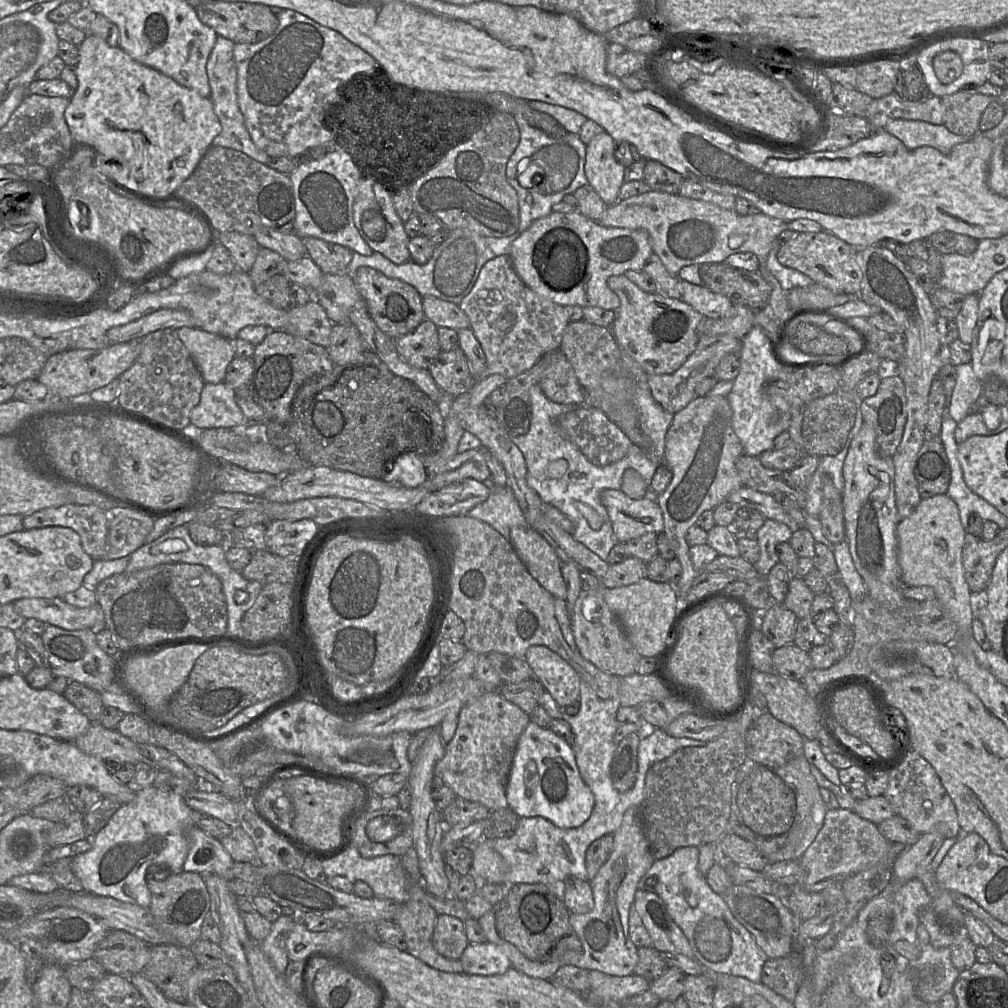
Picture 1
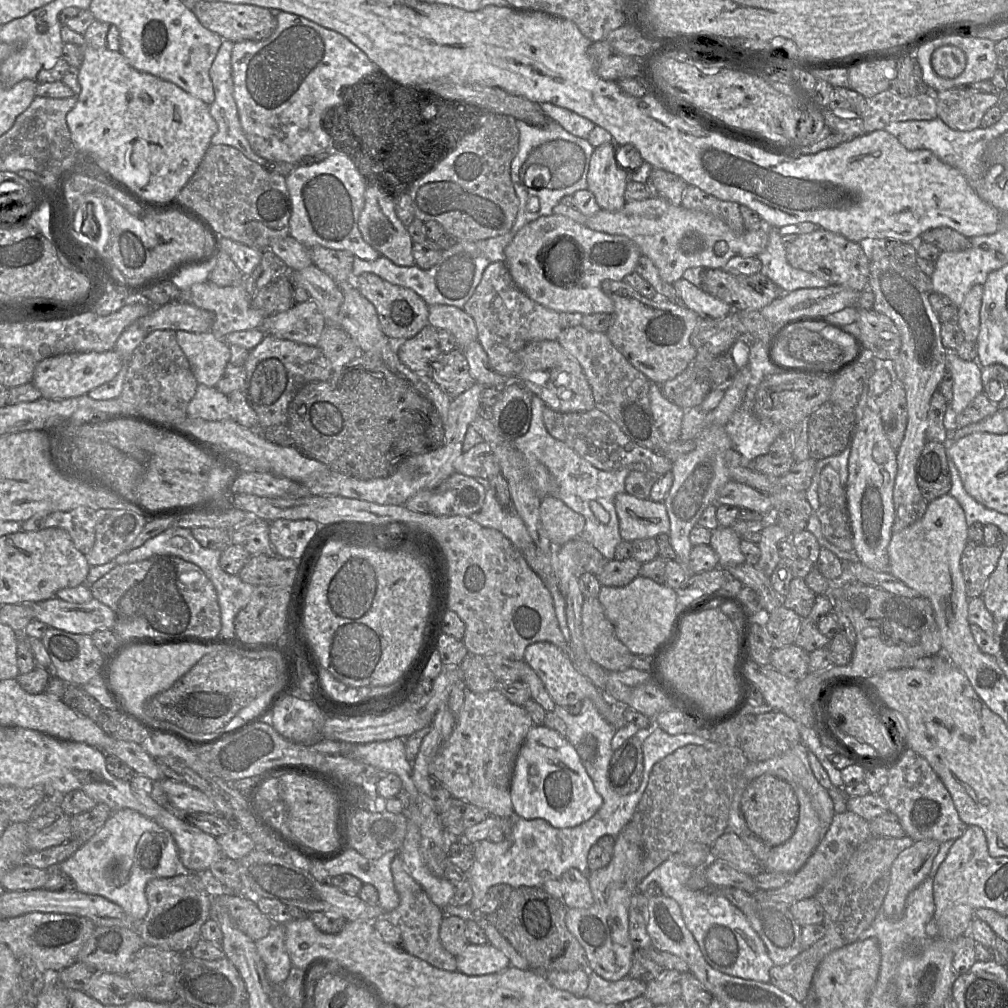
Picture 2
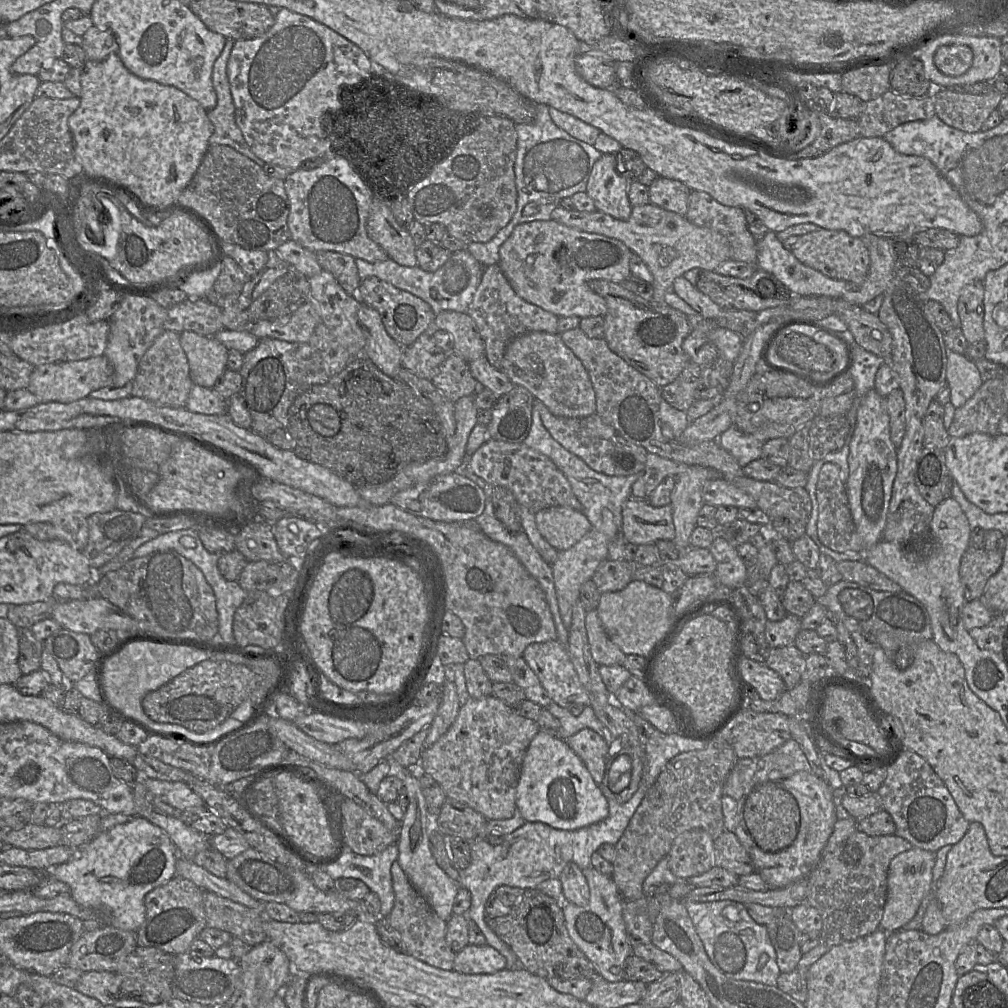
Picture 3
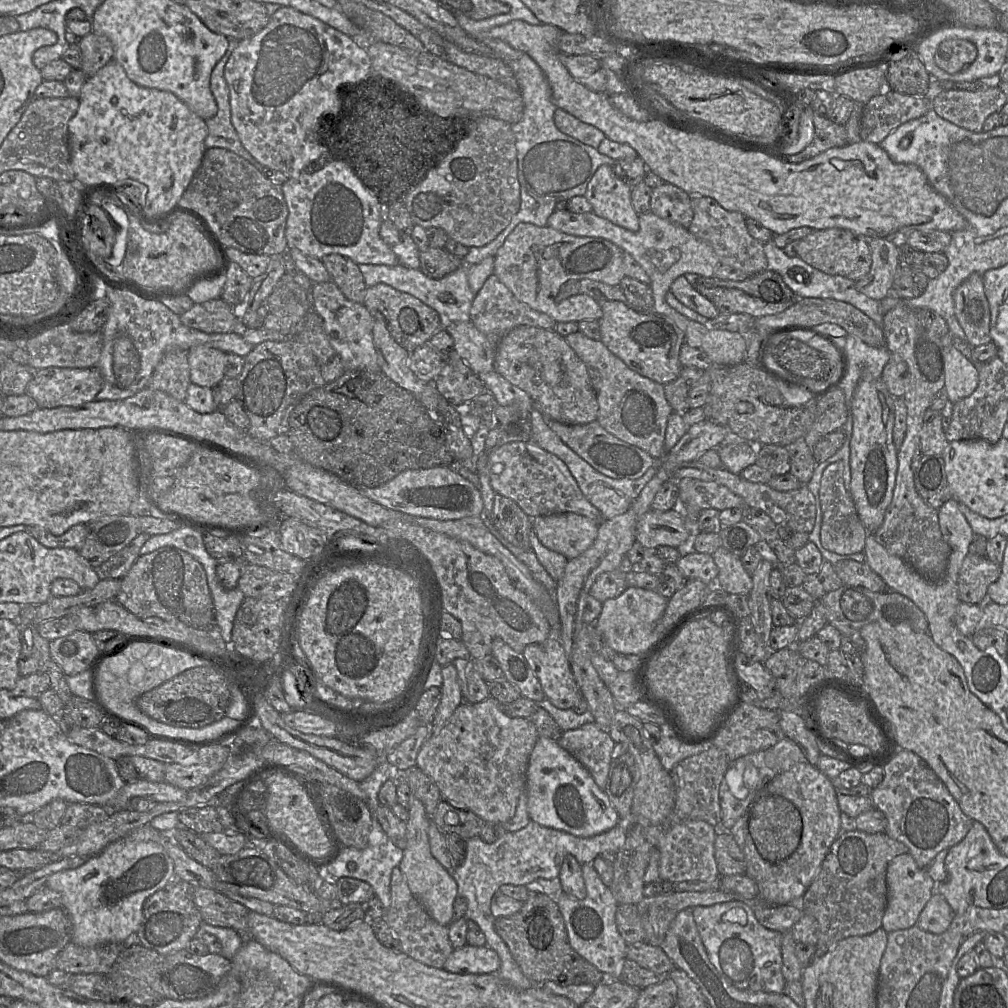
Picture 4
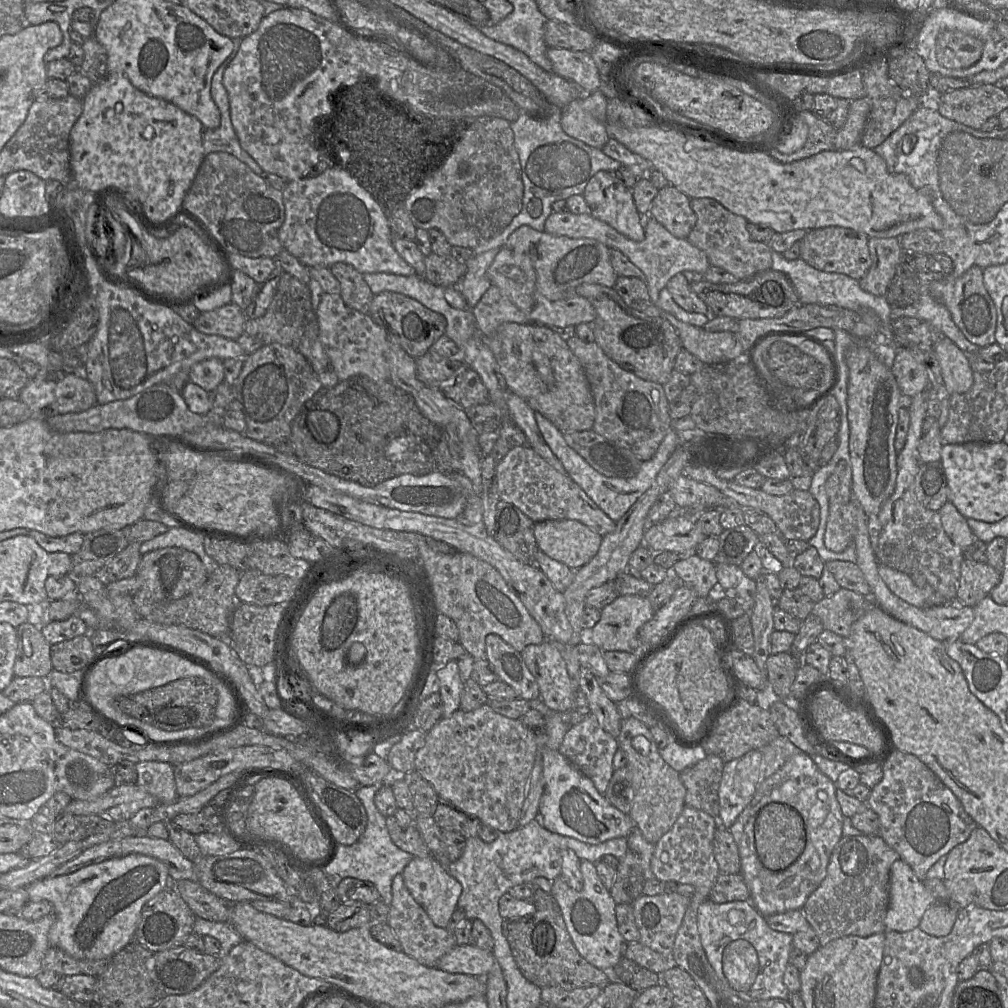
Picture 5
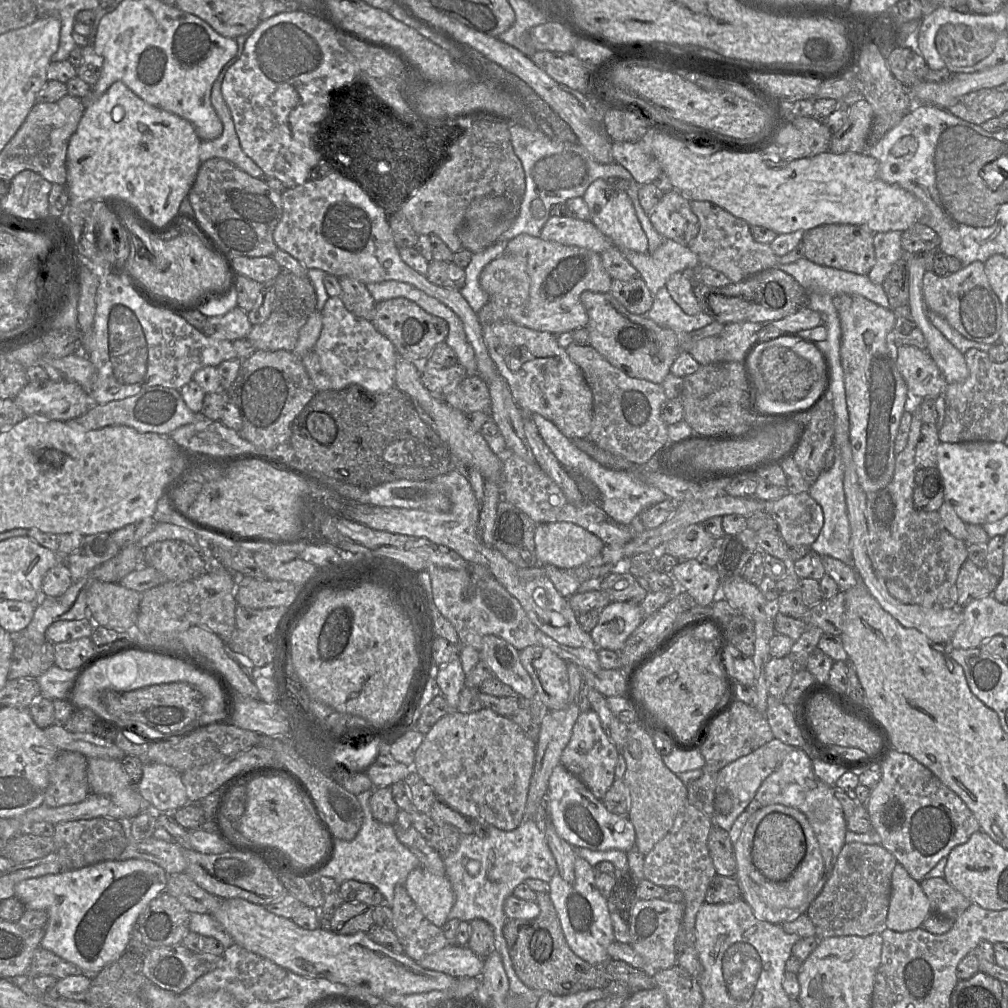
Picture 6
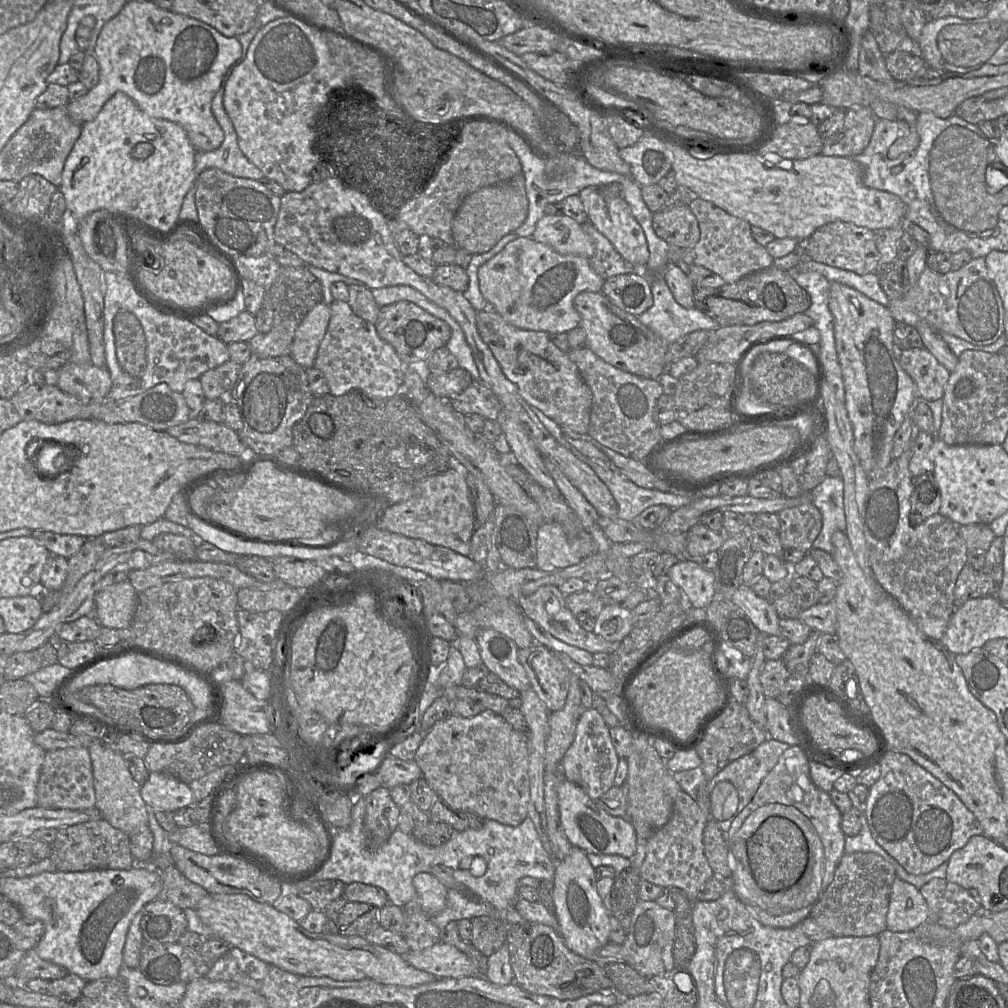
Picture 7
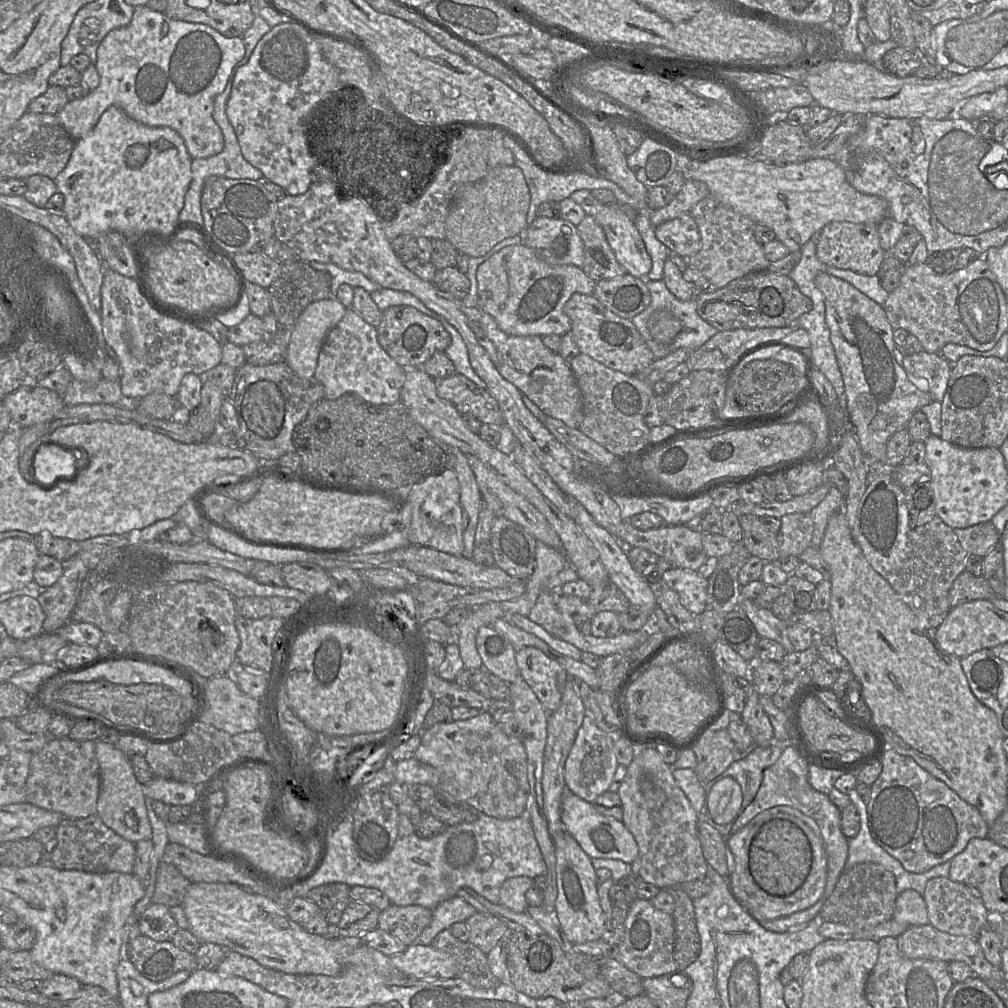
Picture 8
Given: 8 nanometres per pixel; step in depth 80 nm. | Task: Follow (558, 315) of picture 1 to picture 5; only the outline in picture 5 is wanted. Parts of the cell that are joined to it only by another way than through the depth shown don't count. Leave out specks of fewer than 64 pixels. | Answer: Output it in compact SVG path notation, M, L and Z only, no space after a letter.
M491 285L479 302L471 309L477 332L484 338L493 335L505 323L531 323L529 318L501 291Z

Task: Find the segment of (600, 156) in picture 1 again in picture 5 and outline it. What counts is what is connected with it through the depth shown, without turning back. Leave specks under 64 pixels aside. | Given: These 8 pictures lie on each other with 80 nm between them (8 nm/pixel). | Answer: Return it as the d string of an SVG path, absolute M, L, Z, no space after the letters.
M598 171L587 183L584 200L590 208L590 215L601 220L625 237L640 242L645 237L644 228L641 225L641 214L634 204L632 190L626 187L619 179L607 171Z

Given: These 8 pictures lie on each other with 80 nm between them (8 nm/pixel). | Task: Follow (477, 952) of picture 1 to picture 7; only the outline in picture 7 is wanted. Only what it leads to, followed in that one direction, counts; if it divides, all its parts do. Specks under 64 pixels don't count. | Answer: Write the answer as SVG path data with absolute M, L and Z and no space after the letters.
M439 941L421 951L409 951L405 960L412 967L438 978L462 978L475 975L472 961L455 946Z

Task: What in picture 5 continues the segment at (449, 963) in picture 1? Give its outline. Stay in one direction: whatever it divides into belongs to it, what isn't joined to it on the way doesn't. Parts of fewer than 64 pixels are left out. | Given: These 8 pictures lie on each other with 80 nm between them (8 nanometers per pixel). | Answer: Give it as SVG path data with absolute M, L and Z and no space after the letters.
M397 874L392 881L388 925L400 941L402 952L427 967L436 967L437 961L457 945L453 933L436 926L422 906L415 901L404 883L402 874Z

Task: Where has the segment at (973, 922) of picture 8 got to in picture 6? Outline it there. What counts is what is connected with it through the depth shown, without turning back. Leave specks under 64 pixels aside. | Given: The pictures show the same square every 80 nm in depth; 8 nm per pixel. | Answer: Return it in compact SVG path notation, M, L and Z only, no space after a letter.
M928 878L921 883L931 911L955 921L972 903L949 885L944 878Z

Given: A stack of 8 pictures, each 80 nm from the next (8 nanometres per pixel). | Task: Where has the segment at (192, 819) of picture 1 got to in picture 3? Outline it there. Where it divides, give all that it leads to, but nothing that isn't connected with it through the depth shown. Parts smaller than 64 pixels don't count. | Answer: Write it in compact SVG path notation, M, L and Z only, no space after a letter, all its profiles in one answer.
M132 817L126 823L117 824L104 832L98 832L98 834L89 843L87 843L81 849L76 850L75 856L73 856L69 861L54 867L53 869L50 870L50 872L56 879L69 885L71 897L79 905L95 910L107 911L109 916L108 925L114 926L121 930L136 932L146 919L146 906L144 900L146 894L153 890L154 888L166 884L176 876L177 858L178 850L176 849L174 843L164 830L152 824L143 817Z

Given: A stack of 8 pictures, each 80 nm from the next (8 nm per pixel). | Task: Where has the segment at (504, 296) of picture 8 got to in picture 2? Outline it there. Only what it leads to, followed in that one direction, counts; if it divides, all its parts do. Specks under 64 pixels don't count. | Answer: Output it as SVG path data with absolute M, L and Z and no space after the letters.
M552 214L550 216L542 216L536 220L527 223L523 226L514 236L512 241L504 249L505 264L508 271L516 284L516 286L526 294L533 301L541 304L542 306L554 310L558 313L580 313L582 315L606 313L613 314L614 303L612 299L607 296L601 289L601 283L604 280L622 281L625 276L635 271L637 262L641 257L641 251L639 247L629 238L622 235L611 235L603 232L598 232L587 228L586 226L579 224L570 218L563 215Z

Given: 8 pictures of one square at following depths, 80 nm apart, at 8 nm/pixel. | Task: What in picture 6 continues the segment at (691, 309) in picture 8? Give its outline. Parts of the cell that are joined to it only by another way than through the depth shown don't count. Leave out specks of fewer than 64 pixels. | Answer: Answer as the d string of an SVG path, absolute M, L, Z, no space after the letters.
M665 286L654 295L652 307L644 316L661 327L673 330L678 335L701 329L714 321L704 312L697 315L686 314L672 299Z

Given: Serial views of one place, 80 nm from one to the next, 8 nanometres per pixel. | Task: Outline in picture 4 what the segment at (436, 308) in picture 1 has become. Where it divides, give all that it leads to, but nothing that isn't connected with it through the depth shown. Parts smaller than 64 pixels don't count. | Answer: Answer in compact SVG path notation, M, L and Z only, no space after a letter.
M471 321L456 322L446 328L454 341L454 356L464 361L476 375L494 370L495 347Z

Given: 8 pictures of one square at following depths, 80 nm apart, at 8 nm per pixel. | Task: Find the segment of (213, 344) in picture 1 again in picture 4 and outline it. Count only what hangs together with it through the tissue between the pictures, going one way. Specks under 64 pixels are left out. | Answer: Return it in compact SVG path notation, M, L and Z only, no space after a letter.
M198 345L190 348L187 354L191 383L213 388L225 377L227 354L223 351Z

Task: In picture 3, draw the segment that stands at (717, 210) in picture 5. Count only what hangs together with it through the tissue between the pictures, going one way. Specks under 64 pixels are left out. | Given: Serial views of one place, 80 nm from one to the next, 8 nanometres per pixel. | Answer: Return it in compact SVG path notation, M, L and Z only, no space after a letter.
M692 190L685 217L722 235L730 247L730 260L757 264L757 241L747 227L743 208L724 206L709 194Z

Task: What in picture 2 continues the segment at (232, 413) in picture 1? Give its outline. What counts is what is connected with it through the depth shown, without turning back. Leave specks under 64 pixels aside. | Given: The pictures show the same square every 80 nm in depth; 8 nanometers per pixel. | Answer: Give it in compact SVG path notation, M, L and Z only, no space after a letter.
M199 384L188 405L188 416L206 421L231 419L229 397L216 387Z

